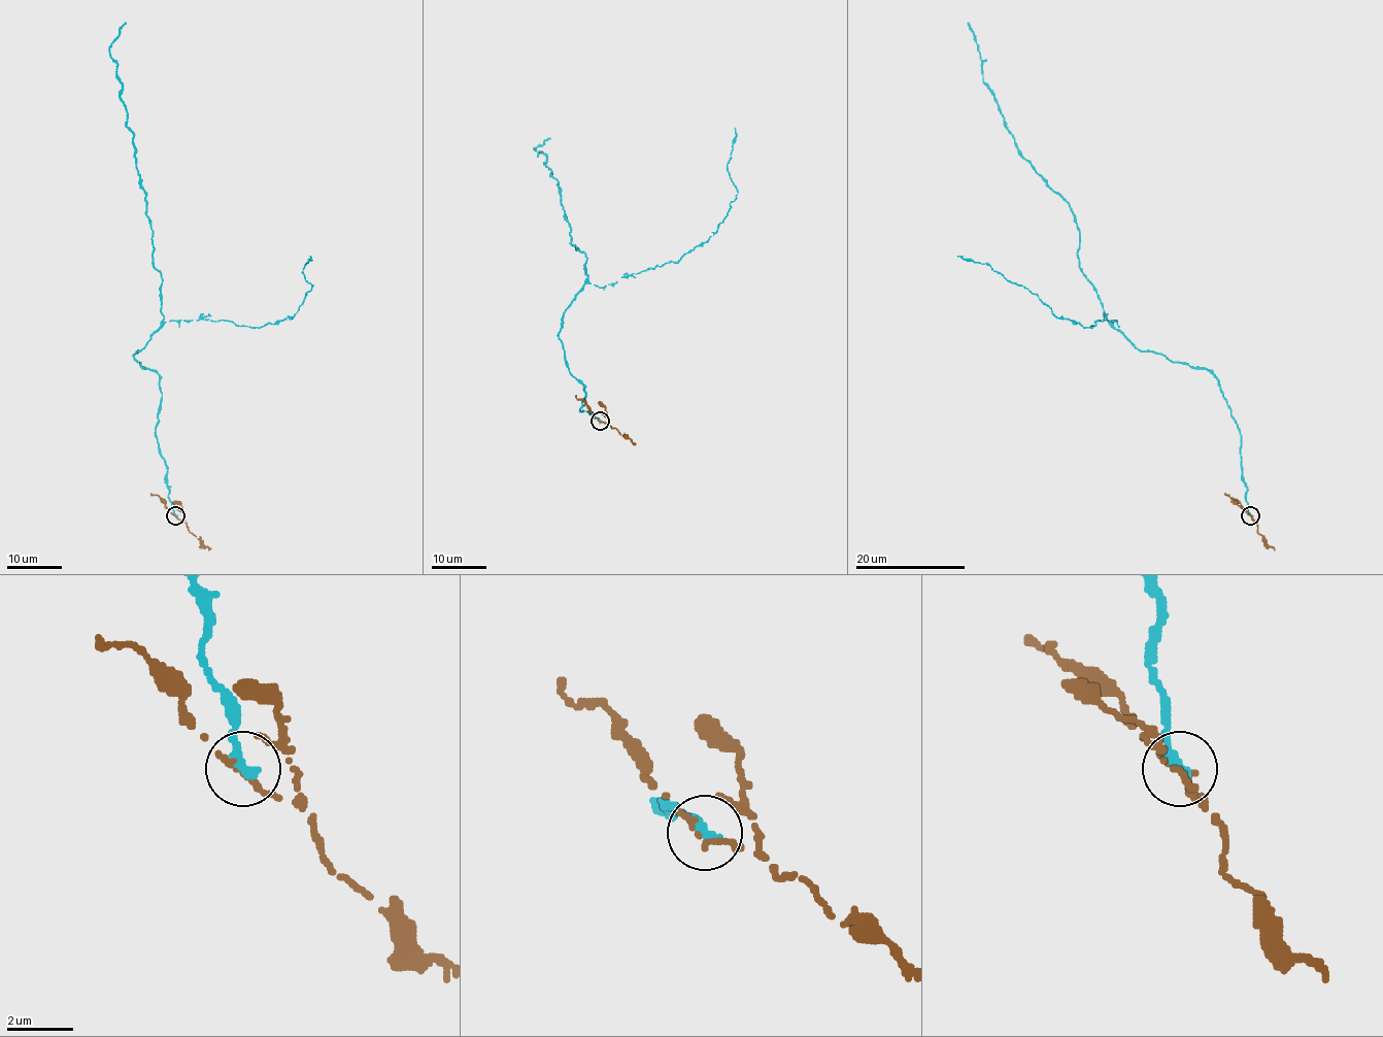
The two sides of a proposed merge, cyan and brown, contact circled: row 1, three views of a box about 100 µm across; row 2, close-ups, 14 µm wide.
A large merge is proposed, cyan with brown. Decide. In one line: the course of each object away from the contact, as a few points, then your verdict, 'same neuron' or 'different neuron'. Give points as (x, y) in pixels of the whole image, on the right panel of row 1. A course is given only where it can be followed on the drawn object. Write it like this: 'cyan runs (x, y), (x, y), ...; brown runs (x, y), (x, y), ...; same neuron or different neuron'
cyan runs (1250, 515), (1241, 433), (1219, 379), (1139, 350), (1107, 318), (1079, 266), (1070, 204), (1005, 126), (968, 22); brown runs (1250, 515), (1257, 525), (1257, 533), (1263, 536), (1262, 540), (1274, 549); different neuron

